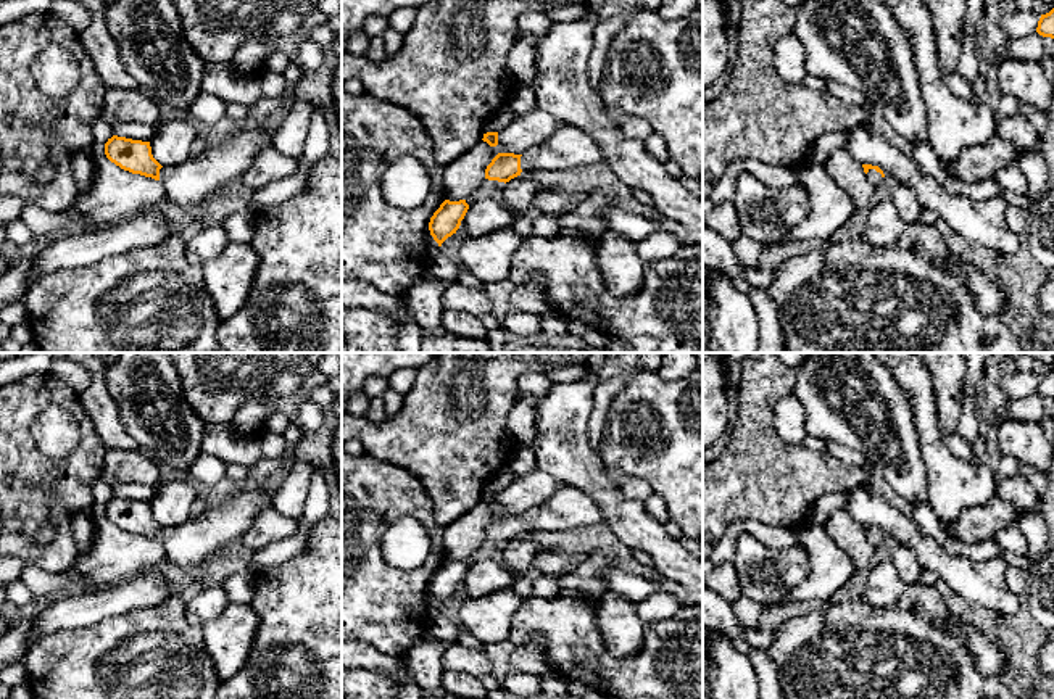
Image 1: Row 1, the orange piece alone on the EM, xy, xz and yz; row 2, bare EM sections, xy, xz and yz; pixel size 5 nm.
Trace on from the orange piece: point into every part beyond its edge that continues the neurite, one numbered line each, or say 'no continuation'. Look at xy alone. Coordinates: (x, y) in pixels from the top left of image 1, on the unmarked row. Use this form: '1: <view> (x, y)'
1: xy (189, 545)

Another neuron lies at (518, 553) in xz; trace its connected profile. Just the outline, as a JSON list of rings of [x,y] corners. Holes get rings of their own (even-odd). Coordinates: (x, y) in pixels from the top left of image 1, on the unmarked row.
[[[533,531],[521,533],[517,538],[504,544],[503,565],[512,573],[514,578],[530,573],[532,559],[538,551],[537,543],[529,538],[532,533]]]

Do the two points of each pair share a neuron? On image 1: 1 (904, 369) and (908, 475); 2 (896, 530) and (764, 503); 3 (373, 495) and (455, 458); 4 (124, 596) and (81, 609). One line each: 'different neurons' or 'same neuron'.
1: different neurons
2: different neurons
3: different neurons
4: same neuron

